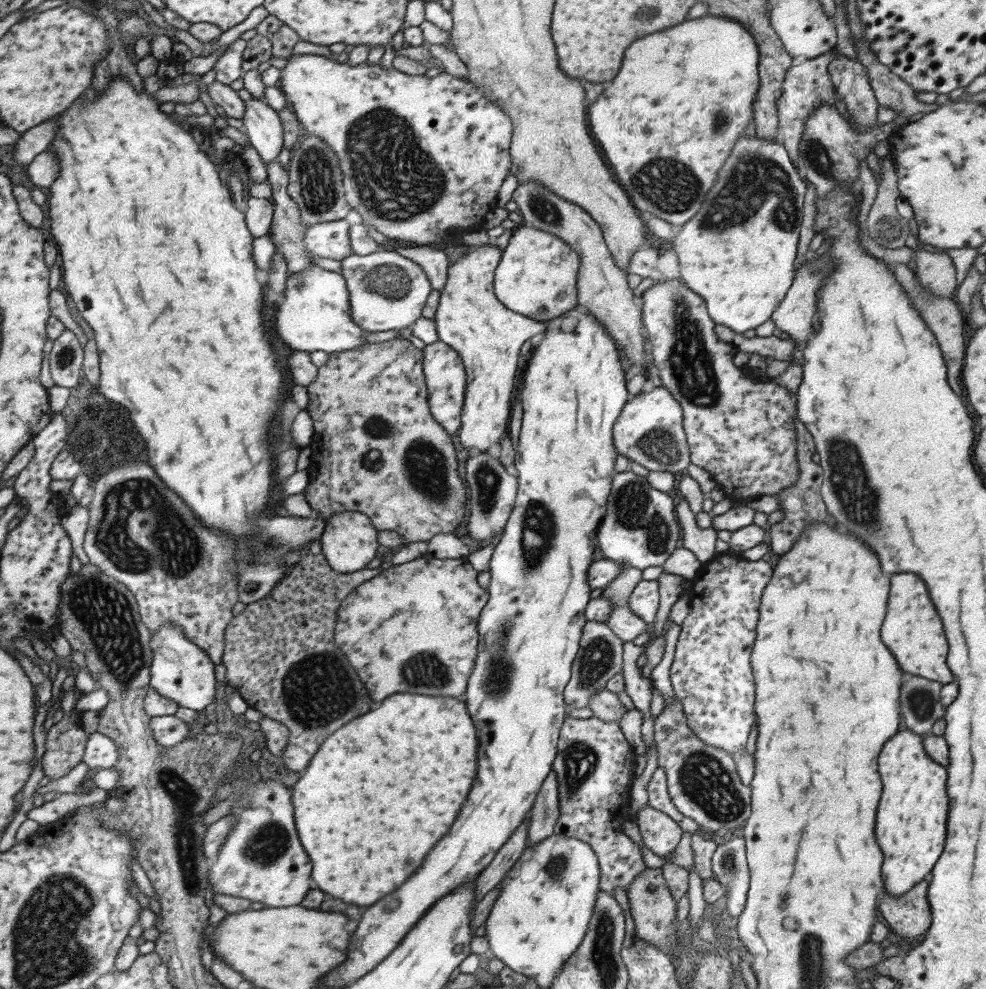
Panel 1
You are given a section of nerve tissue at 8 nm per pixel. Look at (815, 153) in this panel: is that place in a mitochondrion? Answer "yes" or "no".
yes

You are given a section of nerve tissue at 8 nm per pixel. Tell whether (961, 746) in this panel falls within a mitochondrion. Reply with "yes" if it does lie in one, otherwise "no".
no

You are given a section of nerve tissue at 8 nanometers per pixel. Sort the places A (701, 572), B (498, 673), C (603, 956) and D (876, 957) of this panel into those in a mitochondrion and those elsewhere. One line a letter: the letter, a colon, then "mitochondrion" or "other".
A: other
B: mitochondrion
C: mitochondrion
D: other

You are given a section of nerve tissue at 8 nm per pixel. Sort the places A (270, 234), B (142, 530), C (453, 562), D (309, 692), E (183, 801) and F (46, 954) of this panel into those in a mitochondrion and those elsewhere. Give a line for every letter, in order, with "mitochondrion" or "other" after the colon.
A: other
B: mitochondrion
C: other
D: mitochondrion
E: mitochondrion
F: mitochondrion

